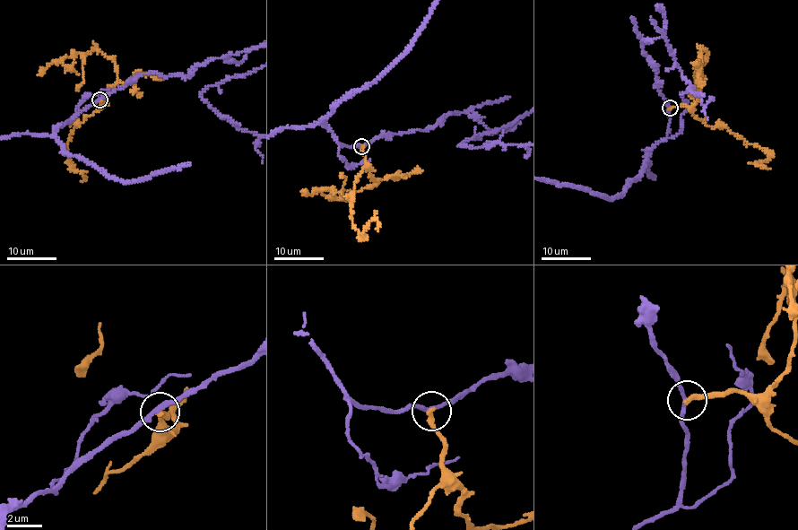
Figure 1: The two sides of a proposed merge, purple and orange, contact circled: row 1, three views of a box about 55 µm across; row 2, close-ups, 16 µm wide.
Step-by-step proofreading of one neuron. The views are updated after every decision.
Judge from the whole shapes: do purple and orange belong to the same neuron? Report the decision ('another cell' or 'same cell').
another cell

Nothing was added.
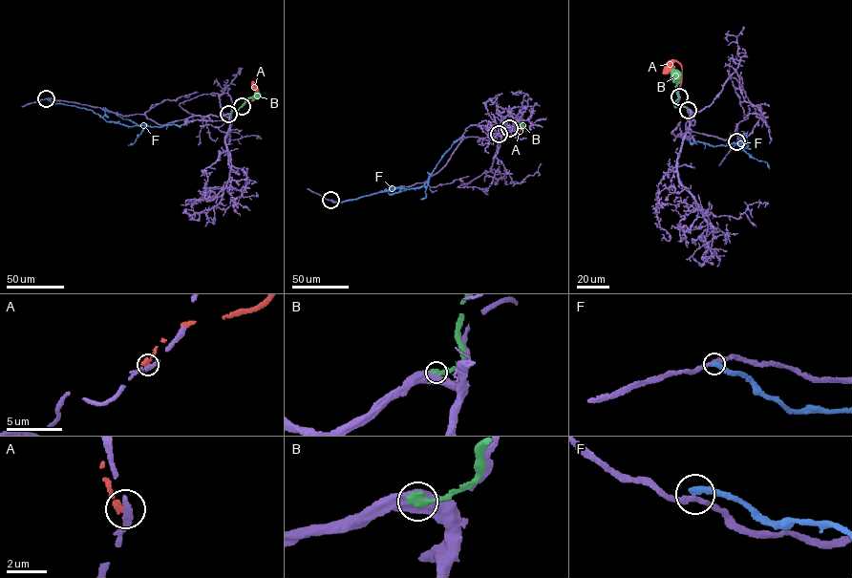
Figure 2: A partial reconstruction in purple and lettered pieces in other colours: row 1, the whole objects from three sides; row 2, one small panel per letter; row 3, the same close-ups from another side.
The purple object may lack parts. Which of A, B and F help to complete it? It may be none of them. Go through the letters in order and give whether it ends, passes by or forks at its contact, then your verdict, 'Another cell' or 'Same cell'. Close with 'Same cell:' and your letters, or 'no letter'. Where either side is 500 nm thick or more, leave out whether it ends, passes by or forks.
A: It ends there. Another cell
B: Another cell
F: It ends there. Another cell
Same cell: no letter

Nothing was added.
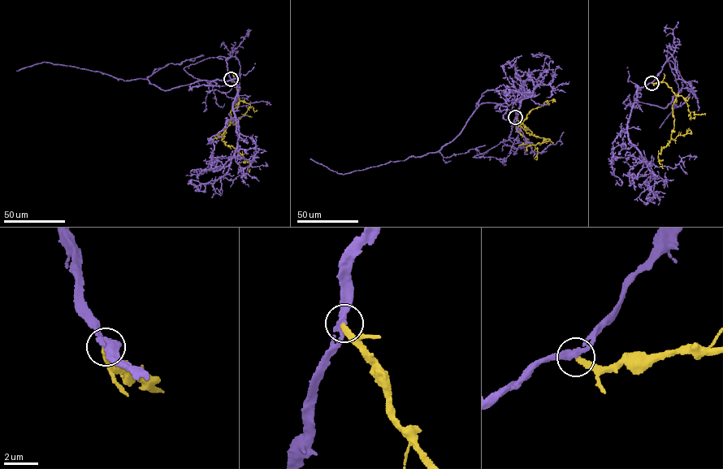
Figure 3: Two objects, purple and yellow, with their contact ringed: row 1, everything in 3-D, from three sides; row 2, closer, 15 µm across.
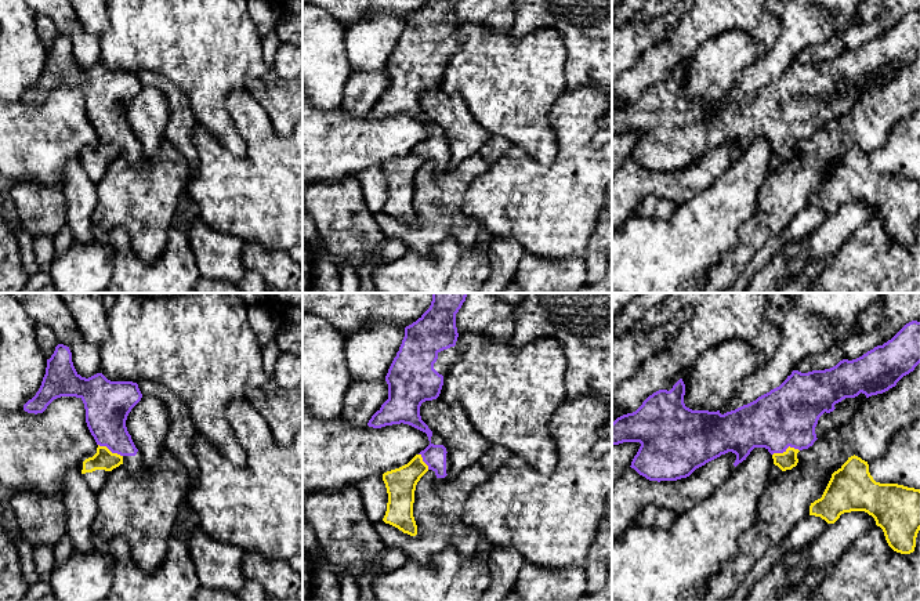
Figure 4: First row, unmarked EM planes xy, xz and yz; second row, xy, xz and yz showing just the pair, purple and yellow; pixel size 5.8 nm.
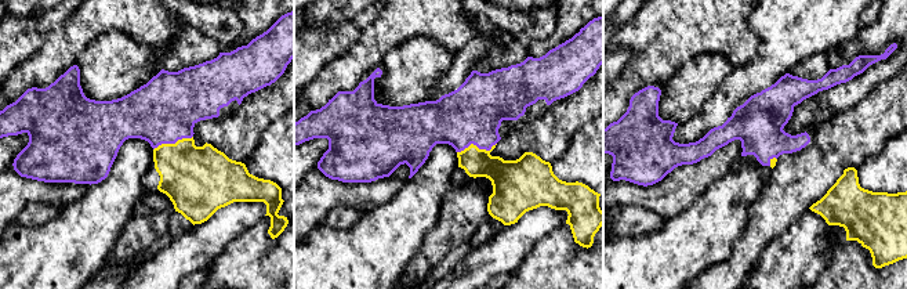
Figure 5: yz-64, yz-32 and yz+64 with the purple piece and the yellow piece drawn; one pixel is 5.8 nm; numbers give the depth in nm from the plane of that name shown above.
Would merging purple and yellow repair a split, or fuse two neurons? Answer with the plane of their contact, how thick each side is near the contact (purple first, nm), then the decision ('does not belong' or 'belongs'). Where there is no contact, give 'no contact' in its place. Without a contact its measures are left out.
yz | 360/110 nm | belongs

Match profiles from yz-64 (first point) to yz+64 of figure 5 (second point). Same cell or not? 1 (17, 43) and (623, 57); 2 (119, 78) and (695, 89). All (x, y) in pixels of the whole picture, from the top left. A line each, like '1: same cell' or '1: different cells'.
1: same cell
2: same cell

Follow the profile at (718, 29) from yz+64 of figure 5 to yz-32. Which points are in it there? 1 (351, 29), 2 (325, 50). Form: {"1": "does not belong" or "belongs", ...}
{"1": "does not belong", "2": "does not belong"}

